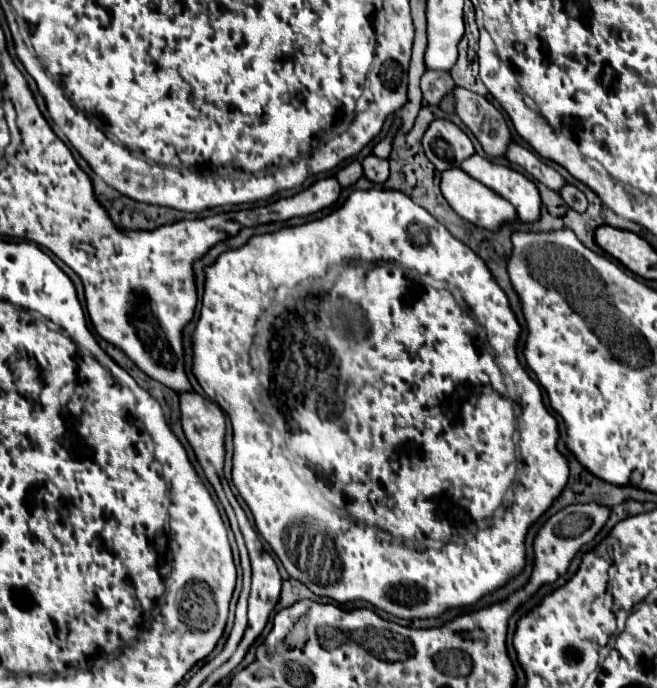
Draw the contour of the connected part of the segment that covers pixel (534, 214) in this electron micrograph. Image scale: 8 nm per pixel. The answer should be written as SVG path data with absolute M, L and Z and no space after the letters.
M478 154L464 160L460 168L490 190L498 192L508 202L512 202L522 222L532 224L540 220L540 192L536 184L524 174Z

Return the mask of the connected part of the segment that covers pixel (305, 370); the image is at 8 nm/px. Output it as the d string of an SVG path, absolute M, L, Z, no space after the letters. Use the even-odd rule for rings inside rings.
M372 188L372 190L354 190L354 192L352 192L352 194L350 194L350 196L348 196L348 200L346 200L346 202L344 202L344 204L342 204L342 206L340 206L340 208L336 208L336 210L332 210L332 212L330 212L330 214L328 214L328 216L324 216L324 218L320 218L320 220L312 220L312 222L306 222L306 224L300 224L300 226L286 226L286 228L280 228L280 230L276 230L276 232L270 232L270 234L256 234L256 236L252 236L252 238L250 238L250 240L248 240L248 242L246 242L246 244L244 244L244 246L240 246L240 248L236 248L236 250L228 250L228 252L224 252L224 254L220 254L220 256L218 256L218 260L216 260L216 262L214 262L214 264L210 264L210 266L206 266L206 268L204 268L204 276L206 276L206 280L204 280L204 296L202 296L202 316L200 316L200 320L198 320L198 324L196 324L196 328L194 328L194 332L192 332L192 352L194 352L194 356L192 356L192 374L194 374L194 376L196 376L196 380L198 380L198 384L200 384L200 386L202 386L202 390L204 390L204 392L206 392L206 396L208 396L208 398L210 398L210 400L214 400L214 402L216 402L216 404L218 404L218 406L220 406L220 408L222 408L222 410L224 410L224 412L226 412L226 414L228 414L228 416L230 416L230 422L232 422L232 428L234 428L234 458L232 458L232 464L234 464L234 466L232 466L232 480L234 480L234 486L236 486L236 488L238 488L238 492L240 492L240 496L242 496L242 498L244 498L244 502L246 502L246 504L248 504L248 508L250 508L250 510L252 510L252 514L254 514L254 522L256 522L256 530L258 530L258 534L260 534L260 536L262 536L262 538L264 538L264 540L266 540L266 542L268 542L268 544L270 544L270 548L272 548L272 550L274 550L274 554L276 554L276 556L278 556L278 558L280 558L280 560L282 560L282 564L284 564L284 568L286 568L286 572L288 572L288 574L290 574L290 576L292 576L292 578L294 578L294 580L298 580L298 582L302 582L302 584L304 584L304 586L308 586L308 588L310 588L310 590L312 590L312 592L314 592L314 594L316 594L316 596L328 596L328 598L332 598L332 600L336 600L336 602L338 602L338 604L346 604L346 602L356 602L356 600L362 600L362 602L368 602L368 604L372 604L372 606L374 606L374 608L378 608L378 610L384 610L384 612L388 612L388 614L392 614L392 616L396 616L396 618L404 618L404 620L414 620L414 618L438 618L438 616L440 616L440 614L444 614L444 612L446 612L446 610L454 610L454 608L462 608L462 606L472 606L472 604L476 604L476 602L478 602L478 600L482 600L482 598L484 598L484 596L486 596L486 594L490 594L490 592L496 592L496 590L498 590L498 588L502 588L502 586L506 586L506 584L508 584L508 582L510 582L510 580L512 580L512 578L516 578L516 576L518 576L518 574L522 574L522 570L524 570L524 566L526 566L526 534L528 534L528 528L530 528L530 526L532 526L532 524L534 524L534 522L536 522L536 520L538 520L538 518L540 518L540 516L542 516L542 514L544 514L544 512L546 512L546 510L548 510L548 508L550 508L550 506L552 506L552 502L554 502L554 500L556 500L556 496L560 496L560 492L562 492L562 490L564 490L564 488L566 488L566 484L568 484L568 476L570 476L570 468L568 468L568 460L566 460L566 458L564 458L564 456L562 456L562 454L560 454L560 450L558 450L558 438L560 438L560 432L558 432L558 422L556 422L556 418L554 418L554 416L552 416L552 414L550 414L550 412L548 412L548 408L546 408L546 406L544 406L544 402L542 402L542 390L540 390L540 388L538 388L538 384L536 384L536 382L534 382L534 380L532 380L532 378L530 378L530 376L528 376L528 372L526 372L526 370L524 370L524 366L522 366L522 364L520 364L520 362L518 362L518 338L520 338L520 332L522 332L522 328L520 328L520 324L518 324L518 320L516 320L516 314L514 314L514 310L512 310L512 306L510 306L510 302L508 302L508 298L506 298L506 294L504 294L504 290L502 290L502 288L498 288L498 286L496 286L496 280L494 280L494 276L492 276L492 274L490 274L490 272L488 272L488 266L486 266L486 264L484 264L484 260L480 260L480 256L476 256L476 252L472 252L472 248L468 248L468 246L466 246L466 244L460 244L460 240L456 240L456 238L454 238L454 236L452 236L452 234L450 234L450 232L448 232L448 230L446 230L446 228L444 228L444 224L440 224L440 222L438 222L438 220L436 220L436 218L432 218L432 216L430 216L430 212L428 212L428 210L426 210L426 208L422 208L422 206L418 206L418 204L414 204L414 202L412 202L412 200L410 200L410 198L408 198L408 196L406 196L406 194L404 194L404 192L400 192L400 190L386 190L386 188ZM386 262L400 262L400 264L404 264L404 266L406 266L406 268L414 268L414 266L416 266L416 270L418 270L418 272L420 272L420 274L430 274L430 276L432 276L432 278L438 278L438 280L446 280L446 282L450 282L450 284L454 284L454 286L458 286L458 288L460 288L460 292L462 292L462 298L464 298L464 300L466 300L466 302L468 302L468 306L460 306L460 304L458 304L458 302L456 302L456 298L454 298L454 296L452 296L452 292L450 292L450 290L446 290L446 288L444 288L444 290L436 290L436 288L432 288L432 286L428 286L428 288L424 288L424 290L422 290L422 296L420 296L420 299L419 299L419 300L418 300L418 301L417 301L417 302L416 302L416 298L412 298L412 294L410 294L410 290L408 290L408 288L406 288L406 278L404 278L404 268L402 268L402 266L396 266L396 264L386 264ZM324 279L326 279L326 281L327 281L327 279L330 279L330 286L329 286L329 284L328 284L328 282L326 282L326 286L324 286L324 284L318 284L318 289L319 289L319 287L321 287L321 285L322 285L322 286L323 286L323 288L334 288L334 287L335 287L335 286L336 286L336 296L314 296L314 298L308 298L308 296L309 296L309 292L308 292L308 294L304 294L304 295L303 295L303 294L301 294L301 293L300 293L300 294L298 294L298 292L297 292L297 286L298 286L298 287L299 287L299 289L300 289L300 290L301 290L301 288L302 288L302 290L303 290L303 289L305 289L305 288L304 288L304 287L306 287L306 285L308 285L308 290L309 290L309 284L310 284L310 285L312 285L312 286L311 286L311 287L312 287L312 288L313 288L313 289L314 289L314 285L315 285L315 283L316 283L316 282L317 282L317 281L320 281L320 280L324 280ZM364 292L368 292L368 328L358 328L358 326L360 326L360 324L364 324L364 316L360 316L360 300L364 300ZM388 296L390 296L390 300L392 300L392 298L394 298L394 300L396 300L396 304L370 304L370 300L372 300L372 302L384 302L384 300L388 300ZM476 320L478 320L478 322L480 322L480 324L482 324L482 326L484 326L484 328L486 328L486 332L488 332L488 342L490 342L490 346L492 346L492 348L494 348L494 350L496 350L496 354L498 354L498 358L496 358L496 360L494 360L494 356L492 356L492 354L490 354L490 352L488 352L488 350L486 350L486 348L484 348L484 344L482 344L482 342L480 342L480 340L478 340L478 338L476 338L476 328L478 328L478 322L476 322ZM498 366L500 366L500 368L502 368L502 370L504 370L504 372L506 372L506 374L510 374L510 376L512 376L512 380L514 380L514 382L516 382L516 386L518 386L518 394L520 394L520 398L522 398L522 416L520 416L520 420L516 420L516 414L514 414L514 410L512 410L512 404L510 404L510 400L508 400L508 398L504 398L504 396L502 396L502 394L500 394L500 390L498 390L498 386L504 386L504 376L502 376L502 372L500 372L500 368L498 368ZM518 428L520 428L520 450L522 450L522 456L524 456L524 460L526 460L526 472L524 472L524 474L522 474L522 476L520 476L520 490L518 490L518 492L516 492L516 504L514 504L514 506L510 506L510 510L508 510L508 514L506 514L506 518L494 518L494 514L496 514L496 510L498 510L498 508L502 508L502 506L504 506L504 502L506 502L506 492L508 492L508 490L510 490L510 488L512 488L512 484L514 484L514 482L516 482L516 472L518 472L518 466L516 466L516 462L518 462L518 460L516 460L516 450L514 450L514 442L512 442L512 436L514 436L514 432L516 432L516 430L518 430ZM289 434L290 434L290 442L288 442L288 444L286 444L286 445L285 445L285 440L286 440L286 436L288 436L288 435L289 435ZM323 494L324 494L324 496L326 496L326 500L328 500L328 502L330 502L330 504L332 504L332 506L336 506L336 508L342 508L342 510L344 510L344 511L343 511L343 513L341 513L341 514L340 514L340 513L338 513L338 512L328 512L328 511L327 511L327 510L326 510L326 509L327 509L327 504L326 504L326 500L325 500L325 498L324 498L324 496L323 496ZM434 494L444 494L444 496L448 496L448 500L452 500L452 502L458 502L458 506L462 506L462 508L466 508L466 512L468 512L468 514L470 514L470 516L472 516L472 520L476 520L476 522L482 522L482 520L492 520L492 518L494 518L494 524L492 524L492 526L490 526L490 528L488 528L488 530L478 530L478 532L476 532L476 536L472 536L472 538L468 538L468 540L464 540L464 542L462 542L462 544L456 544L456 542L448 542L448 544L444 544L444 546L442 546L442 548L440 548L440 549L433 549L433 548L426 548L426 538L432 538L432 540L436 540L436 542L442 542L442 540L444 540L444 538L442 538L442 530L446 530L446 528L444 528L444 524L442 524L442 522L444 522L444 518L440 518L440 516L442 516L442 514L436 514L436 510L438 510L438 508L436 508L436 506L434 506Z

